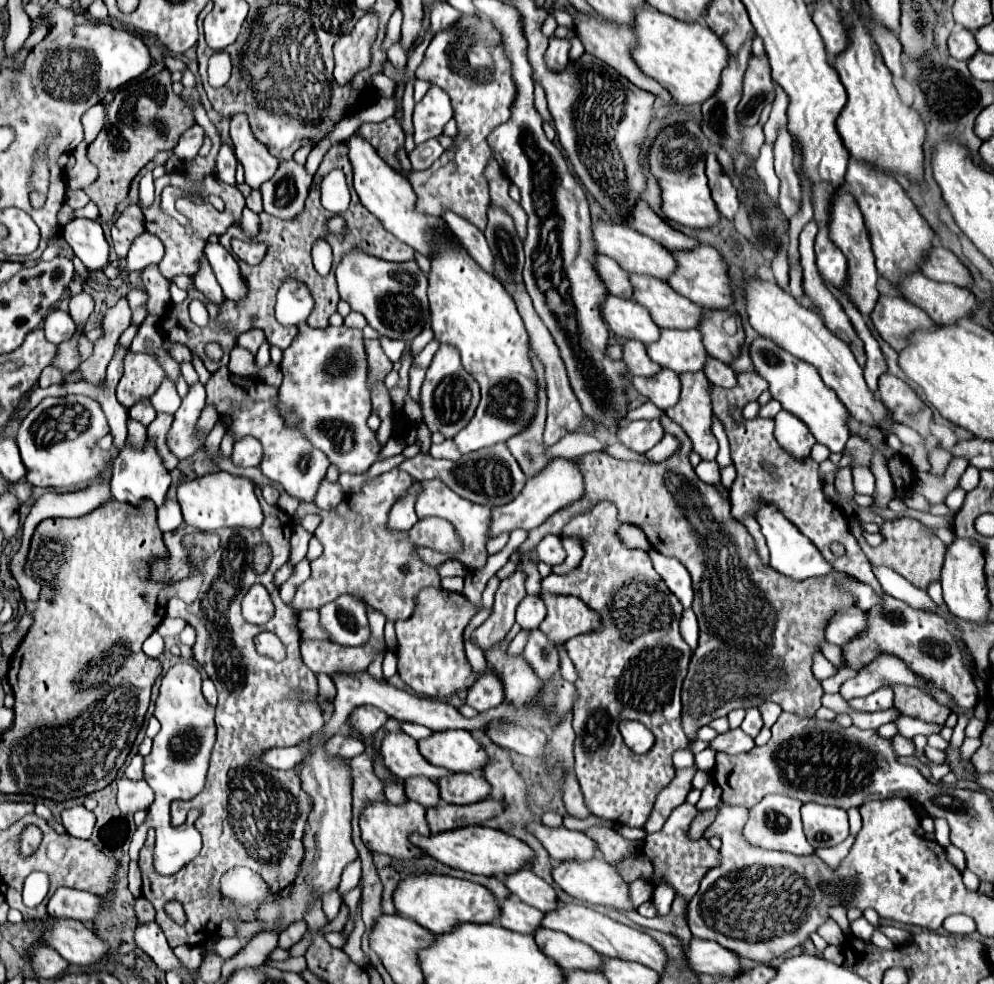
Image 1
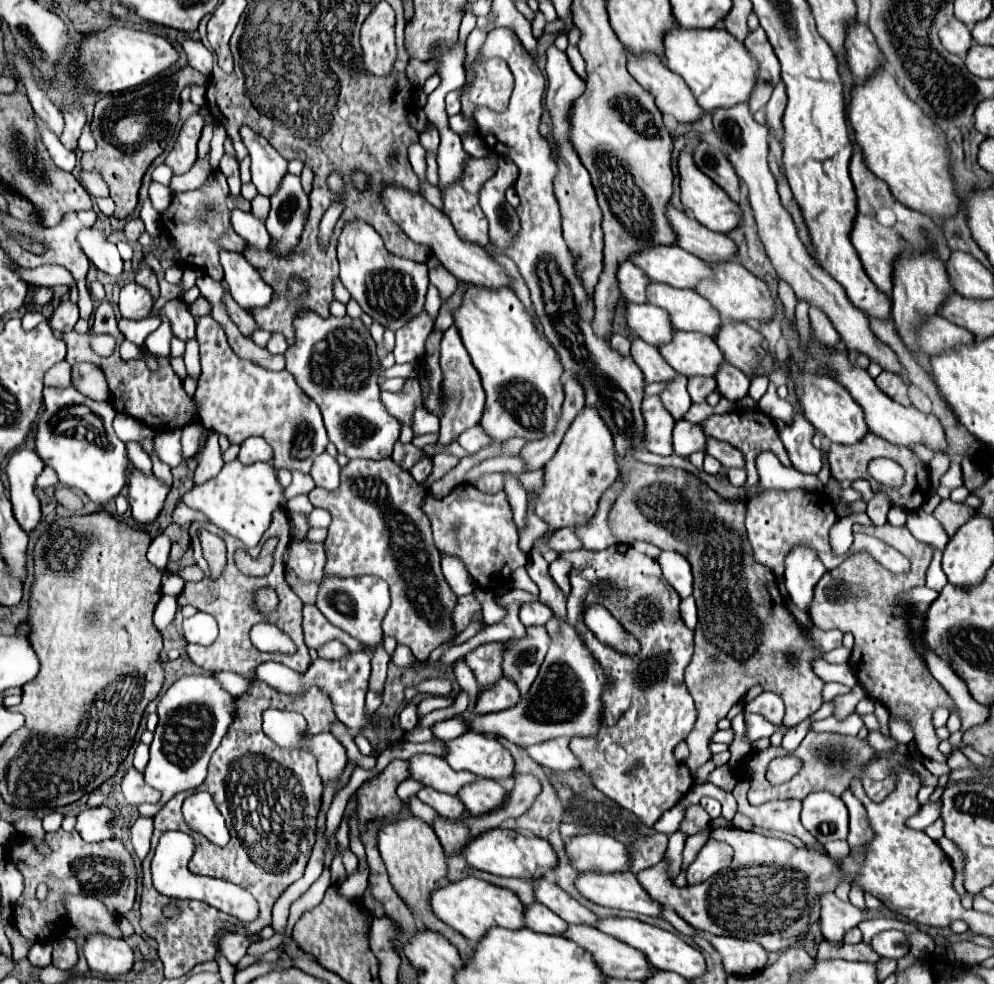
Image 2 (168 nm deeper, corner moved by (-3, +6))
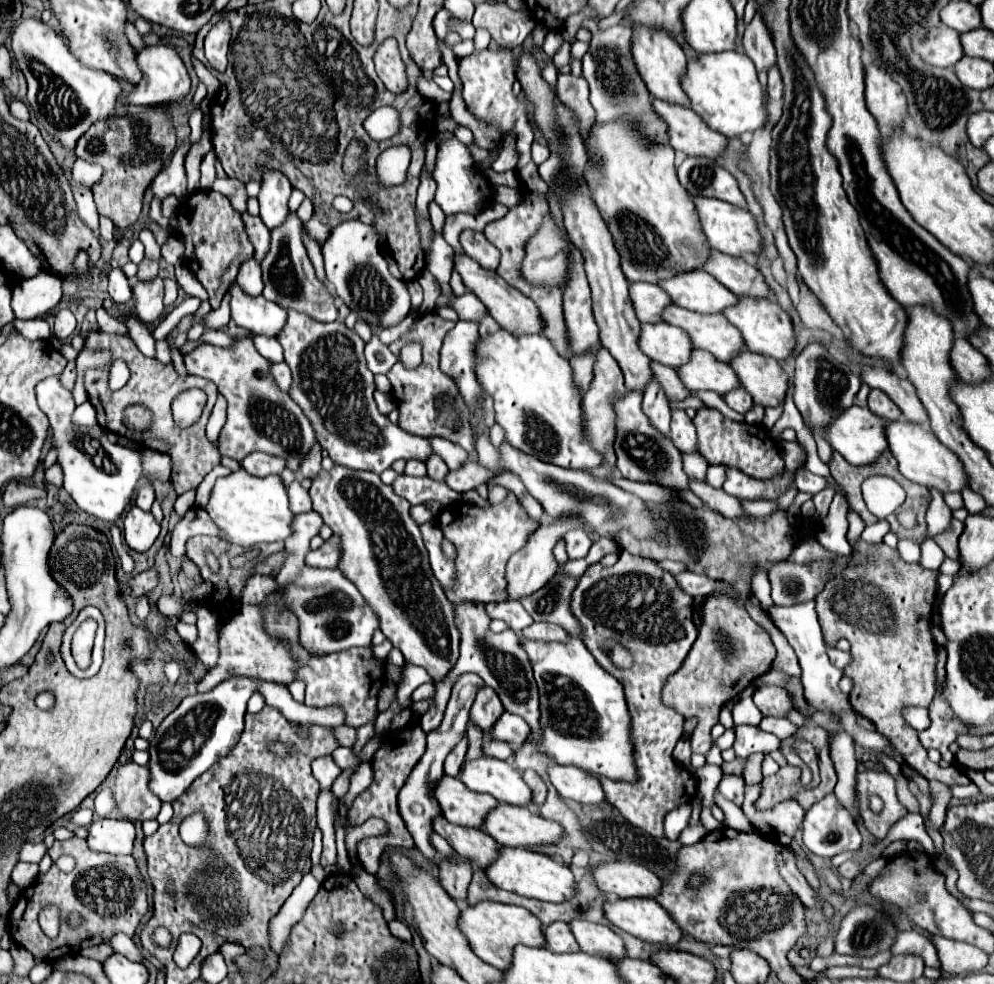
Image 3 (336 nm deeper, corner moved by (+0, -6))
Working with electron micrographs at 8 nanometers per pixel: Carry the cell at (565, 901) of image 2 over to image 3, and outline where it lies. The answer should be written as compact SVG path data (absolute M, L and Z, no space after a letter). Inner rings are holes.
M582 917L572 919L568 925L582 951L604 959L624 957L624 941L610 927L600 923L590 923Z

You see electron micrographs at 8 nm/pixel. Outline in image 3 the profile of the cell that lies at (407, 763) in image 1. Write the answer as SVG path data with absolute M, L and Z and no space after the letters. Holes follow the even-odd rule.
M444 775L436 785L430 789L430 795L438 801L442 815L456 825L476 827L480 829L484 823L484 817L494 805L498 803L488 793L474 793L462 785L456 777Z

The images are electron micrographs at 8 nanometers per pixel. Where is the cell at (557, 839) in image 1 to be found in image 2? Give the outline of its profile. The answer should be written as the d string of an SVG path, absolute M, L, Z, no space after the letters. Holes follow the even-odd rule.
M577 835L567 843L567 855L573 867L581 873L621 873L631 869L629 847L609 835Z

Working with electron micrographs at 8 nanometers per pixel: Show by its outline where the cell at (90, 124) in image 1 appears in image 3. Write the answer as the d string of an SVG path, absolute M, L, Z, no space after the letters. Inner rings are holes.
M77 159L72 167L72 178L76 183L84 183L91 186L100 180L103 168L97 164L88 163L82 159Z

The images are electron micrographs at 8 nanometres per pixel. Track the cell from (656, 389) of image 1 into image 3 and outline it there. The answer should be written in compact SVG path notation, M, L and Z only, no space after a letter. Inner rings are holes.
M682 409L672 411L672 431L670 431L670 439L674 441L676 449L680 449L682 453L698 451L696 449L696 429L694 429L690 417Z

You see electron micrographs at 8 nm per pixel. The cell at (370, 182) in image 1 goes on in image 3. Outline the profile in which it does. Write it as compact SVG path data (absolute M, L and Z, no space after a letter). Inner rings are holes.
M454 255L454 271L462 277L462 283L466 285L466 289L472 291L484 303L484 307L500 323L500 327L518 329L518 333L540 333L542 321L540 321L540 313L538 313L538 307L534 305L534 301L530 297L526 297L524 293L520 293L518 289L510 287L506 281L502 281L502 277L498 277L496 271L482 269L468 255L462 255L462 257Z

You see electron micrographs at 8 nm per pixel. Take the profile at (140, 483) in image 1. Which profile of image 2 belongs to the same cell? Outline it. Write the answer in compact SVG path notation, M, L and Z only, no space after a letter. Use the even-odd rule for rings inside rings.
M133 469L129 475L129 505L133 519L145 527L155 523L167 493L169 489L155 475L143 475Z

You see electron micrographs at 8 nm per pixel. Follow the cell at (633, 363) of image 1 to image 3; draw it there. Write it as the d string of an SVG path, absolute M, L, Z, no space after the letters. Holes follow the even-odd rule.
M652 361L650 363L650 369L652 369L652 379L656 383L660 383L660 387L664 389L664 393L668 395L668 399L674 399L674 401L682 401L688 397L688 391L686 387L678 381L678 373L674 367L668 367L668 365L662 365L658 361Z

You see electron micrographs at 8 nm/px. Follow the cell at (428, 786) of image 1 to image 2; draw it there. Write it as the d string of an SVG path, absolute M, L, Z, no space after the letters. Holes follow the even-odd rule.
M425 787L423 791L419 791L417 797L423 803L427 803L429 807L433 807L439 813L439 817L443 817L443 819L465 819L465 815L467 815L467 809L461 805L461 801L457 797L439 793L435 789Z

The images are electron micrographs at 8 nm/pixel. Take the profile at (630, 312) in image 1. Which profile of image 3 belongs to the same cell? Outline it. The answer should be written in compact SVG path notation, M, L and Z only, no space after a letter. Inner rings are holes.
M644 323L638 345L652 361L670 367L684 365L694 349L686 333L670 323Z

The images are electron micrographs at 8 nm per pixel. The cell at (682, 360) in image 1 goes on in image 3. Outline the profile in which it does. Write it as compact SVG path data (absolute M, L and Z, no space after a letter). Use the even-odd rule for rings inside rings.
M694 349L690 361L686 365L680 365L676 371L684 387L690 391L710 389L718 395L724 395L740 385L738 377L732 373L732 367L728 363L710 357L710 353L702 349Z

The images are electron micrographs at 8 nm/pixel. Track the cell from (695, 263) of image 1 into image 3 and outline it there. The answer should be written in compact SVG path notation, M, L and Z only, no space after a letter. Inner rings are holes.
M738 297L738 303L724 309L722 315L740 331L744 339L744 347L760 353L760 355L770 355L778 361L784 361L790 357L794 349L794 331L792 331L792 321L786 311L780 309L778 301L774 297Z

